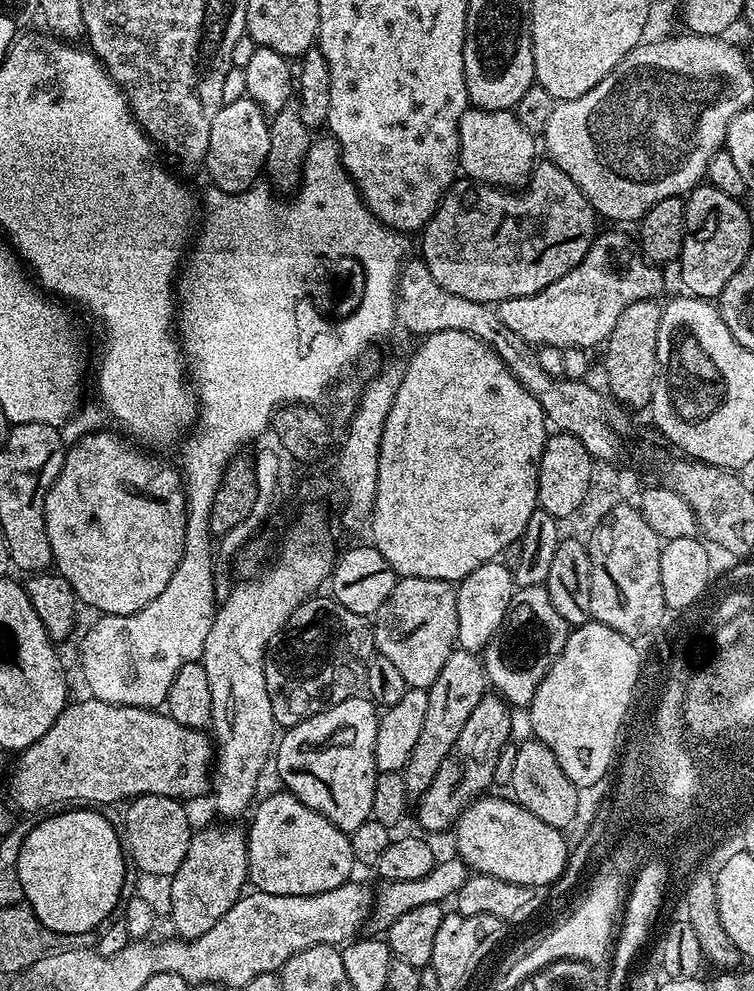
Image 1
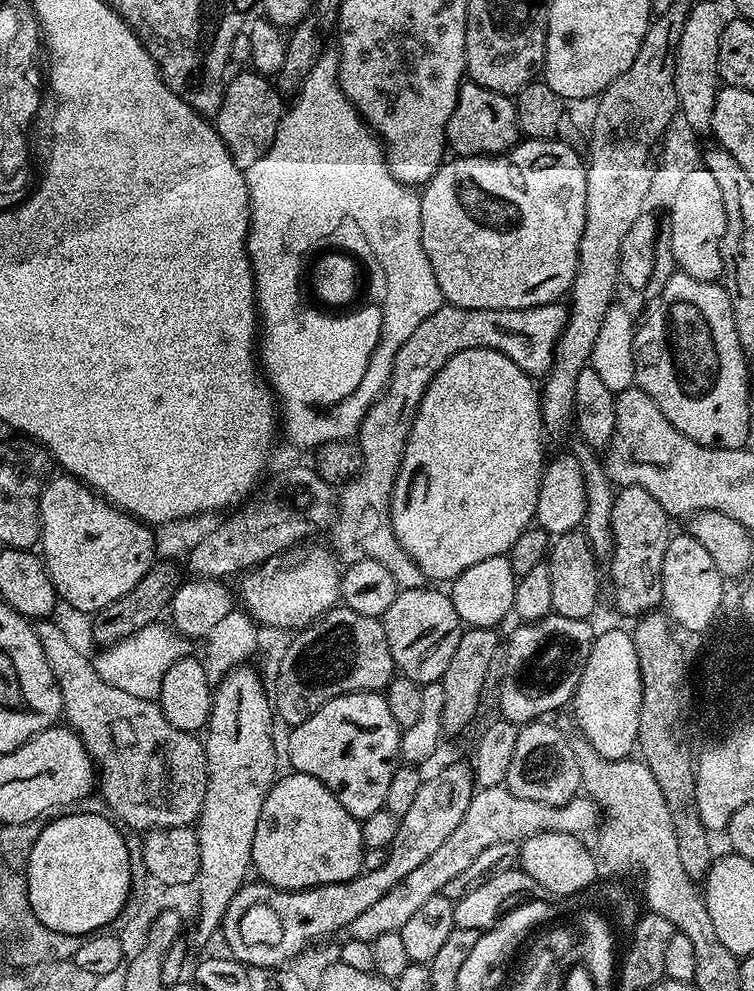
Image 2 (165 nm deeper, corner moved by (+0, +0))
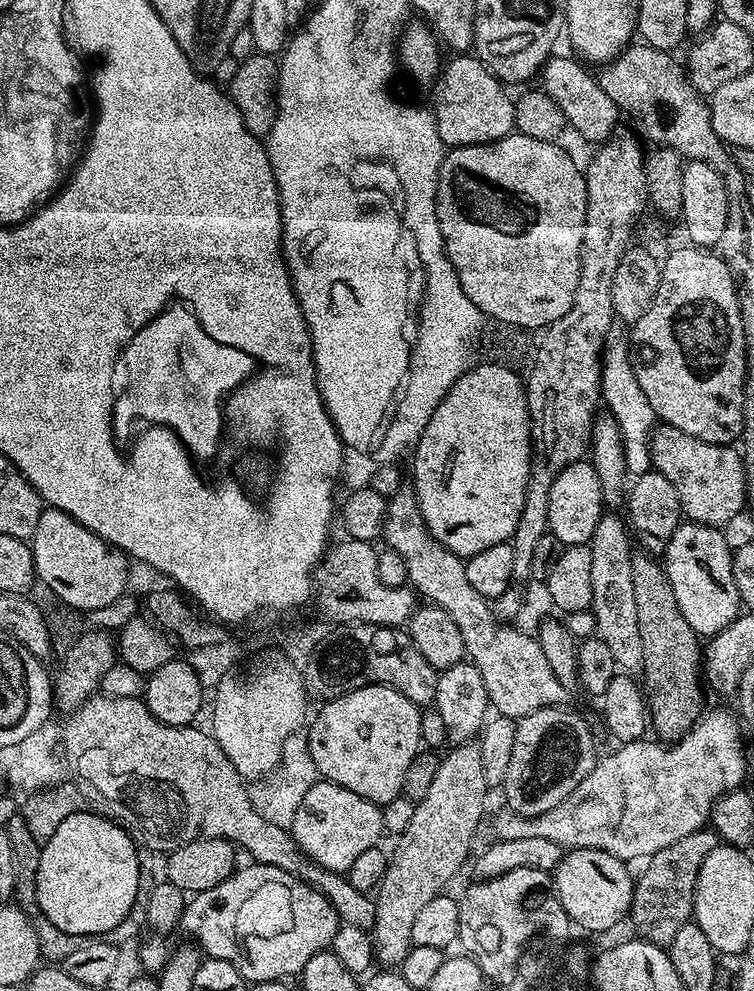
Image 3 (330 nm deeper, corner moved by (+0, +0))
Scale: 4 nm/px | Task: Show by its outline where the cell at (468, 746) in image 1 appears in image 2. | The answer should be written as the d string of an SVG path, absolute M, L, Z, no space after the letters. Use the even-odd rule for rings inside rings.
M466 763L448 764L437 776L432 776L421 783L417 797L410 805L410 810L400 817L400 829L394 838L392 847L387 849L388 860L378 870L364 870L360 875L347 880L341 884L323 884L317 888L303 888L300 892L287 892L281 888L275 888L263 882L245 883L244 887L234 894L230 906L224 915L222 925L222 937L228 943L231 959L239 960L241 964L249 969L268 968L267 970L279 970L292 960L307 944L312 944L315 940L320 940L323 936L328 936L331 932L347 929L349 924L358 918L365 910L370 910L382 894L386 894L390 889L402 882L410 870L418 870L450 834L454 834L454 829L458 827L458 822L462 822L462 817L466 815L466 810L470 810L472 793L474 791L473 769Z

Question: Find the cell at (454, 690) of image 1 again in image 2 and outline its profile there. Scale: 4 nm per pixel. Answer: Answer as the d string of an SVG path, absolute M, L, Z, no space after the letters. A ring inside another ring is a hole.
M465 627L460 634L458 650L454 650L454 658L446 666L446 674L439 681L442 694L446 694L442 706L442 733L456 736L464 732L472 724L472 719L480 712L480 699L484 696L484 683L492 672L492 663L496 660L496 651L501 651L502 636L496 628Z

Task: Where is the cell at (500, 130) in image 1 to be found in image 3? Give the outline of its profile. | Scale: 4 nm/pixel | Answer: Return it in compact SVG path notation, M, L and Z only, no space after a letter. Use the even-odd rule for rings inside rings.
M456 54L451 58L453 60L441 67L440 75L434 81L438 138L453 149L471 144L489 144L503 136L513 135L516 106L513 97L508 97L509 89L475 55Z

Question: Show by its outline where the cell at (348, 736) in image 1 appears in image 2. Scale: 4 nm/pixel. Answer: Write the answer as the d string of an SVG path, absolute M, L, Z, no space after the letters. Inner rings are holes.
M351 692L345 696L334 698L330 702L326 702L326 706L322 706L310 718L306 718L306 722L295 725L291 729L292 732L288 736L288 760L292 763L291 767L302 774L310 774L310 778L318 778L318 782L322 782L322 786L326 786L331 790L338 802L342 802L342 806L346 806L346 810L350 810L350 814L359 821L370 818L370 814L377 812L379 808L384 807L386 802L386 790L390 790L390 778L394 778L400 759L400 733L402 729L398 726L398 722L394 722L394 714L390 714L390 706L386 702L386 698L380 692Z

